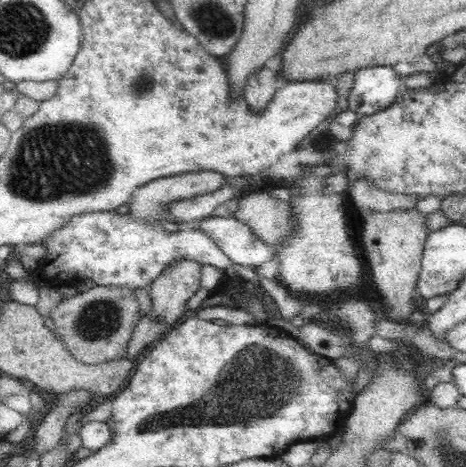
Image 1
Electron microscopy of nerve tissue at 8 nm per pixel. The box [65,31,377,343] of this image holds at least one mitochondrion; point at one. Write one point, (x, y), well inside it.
(141, 83)

